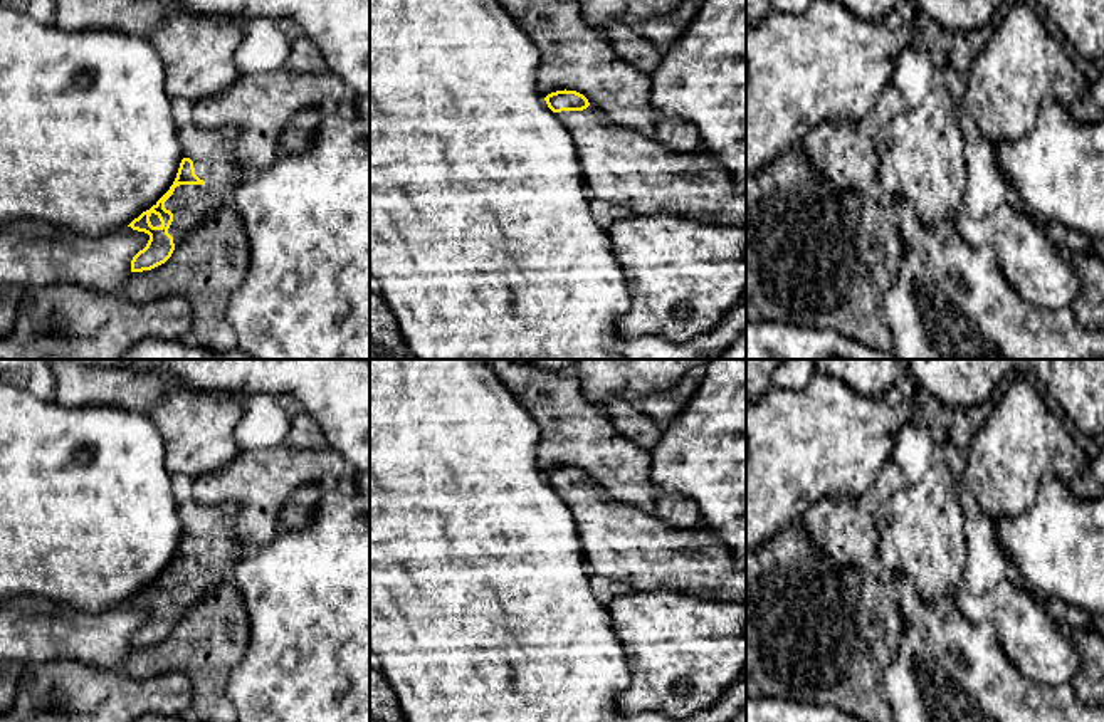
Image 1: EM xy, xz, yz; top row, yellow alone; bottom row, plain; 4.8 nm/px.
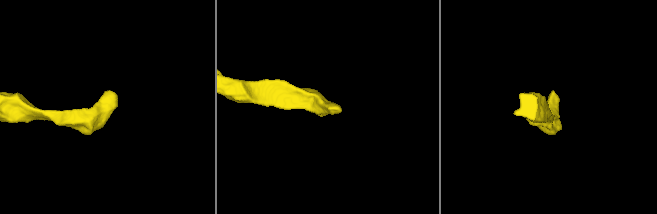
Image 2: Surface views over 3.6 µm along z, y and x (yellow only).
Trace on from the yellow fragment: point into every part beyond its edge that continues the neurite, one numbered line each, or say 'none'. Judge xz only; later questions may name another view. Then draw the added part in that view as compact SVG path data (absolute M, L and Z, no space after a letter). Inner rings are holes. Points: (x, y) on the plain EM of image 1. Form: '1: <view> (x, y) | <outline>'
1: xz (619, 541) | M593 480L555 492L571 510L590 573L633 591L665 589L746 606L746 568L738 566L734 549L712 531L670 527L620 504Z

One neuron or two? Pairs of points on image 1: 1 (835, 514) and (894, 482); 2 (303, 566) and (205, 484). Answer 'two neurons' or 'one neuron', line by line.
1: one neuron
2: two neurons

